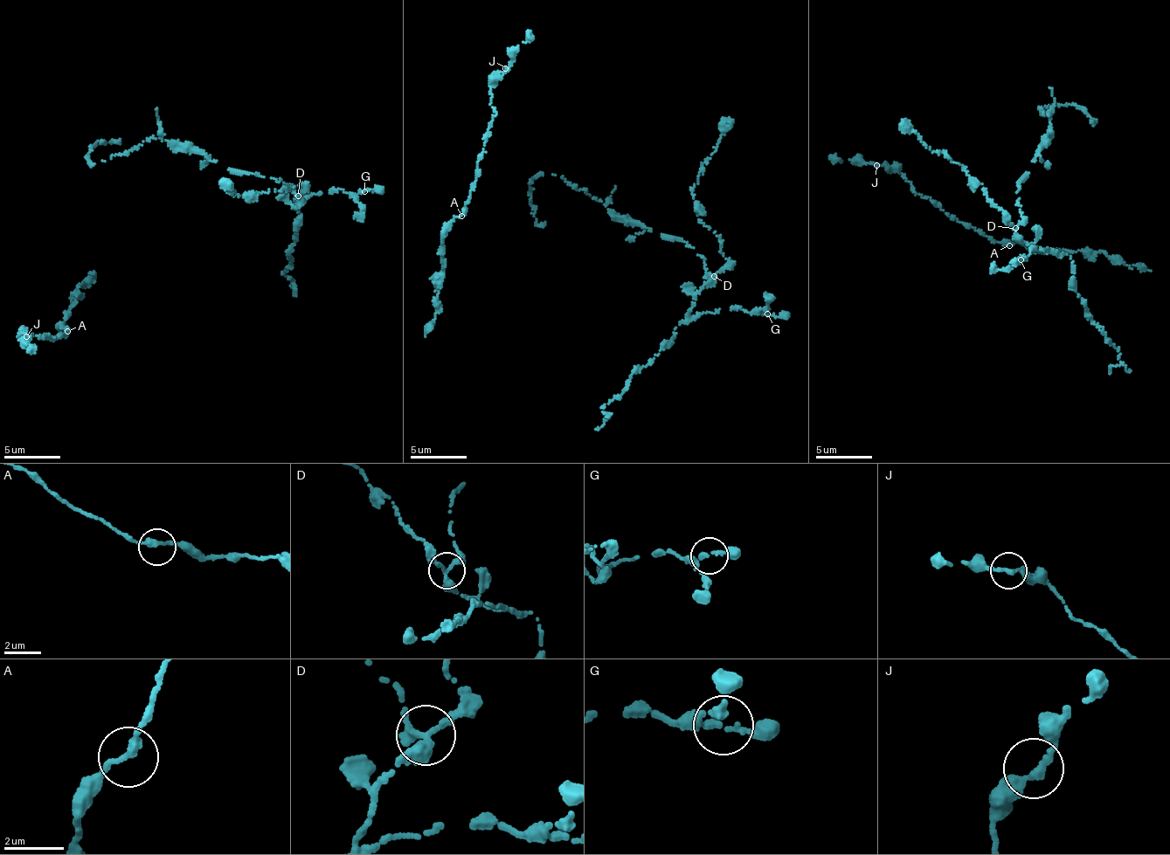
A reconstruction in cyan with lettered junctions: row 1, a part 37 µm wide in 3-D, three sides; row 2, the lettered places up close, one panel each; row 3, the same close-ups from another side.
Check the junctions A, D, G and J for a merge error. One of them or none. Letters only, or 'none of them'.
D

